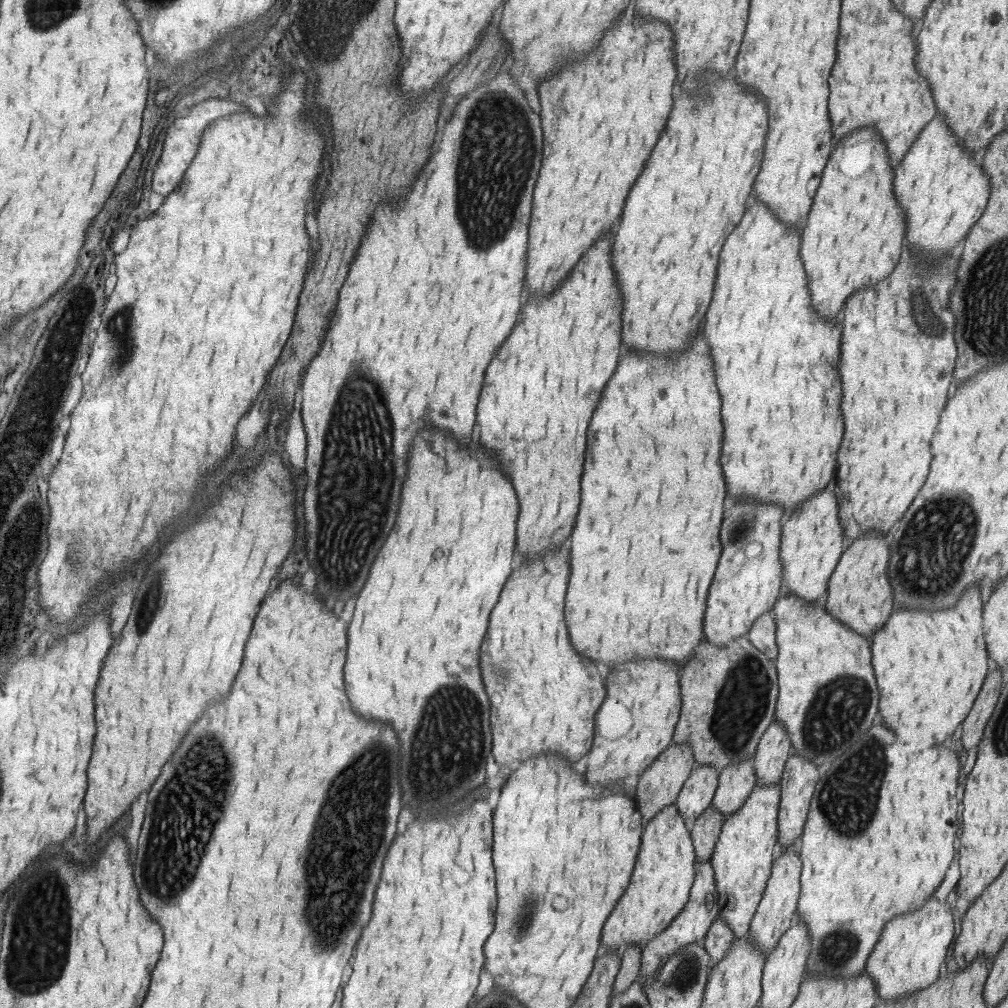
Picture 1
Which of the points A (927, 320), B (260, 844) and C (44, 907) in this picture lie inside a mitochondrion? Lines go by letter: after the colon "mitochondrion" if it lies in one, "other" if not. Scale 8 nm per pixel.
A: mitochondrion
B: other
C: mitochondrion

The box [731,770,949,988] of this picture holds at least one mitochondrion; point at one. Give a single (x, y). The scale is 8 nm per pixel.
(839, 948)

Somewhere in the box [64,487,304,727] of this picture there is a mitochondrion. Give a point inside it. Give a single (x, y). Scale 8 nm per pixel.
(151, 599)

